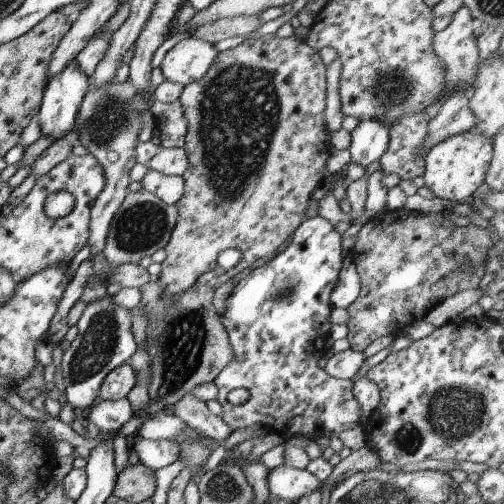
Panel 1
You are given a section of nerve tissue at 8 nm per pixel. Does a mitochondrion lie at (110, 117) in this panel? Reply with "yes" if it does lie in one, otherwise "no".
yes

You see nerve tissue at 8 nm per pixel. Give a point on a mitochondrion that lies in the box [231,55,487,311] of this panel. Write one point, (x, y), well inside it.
(391, 88)

